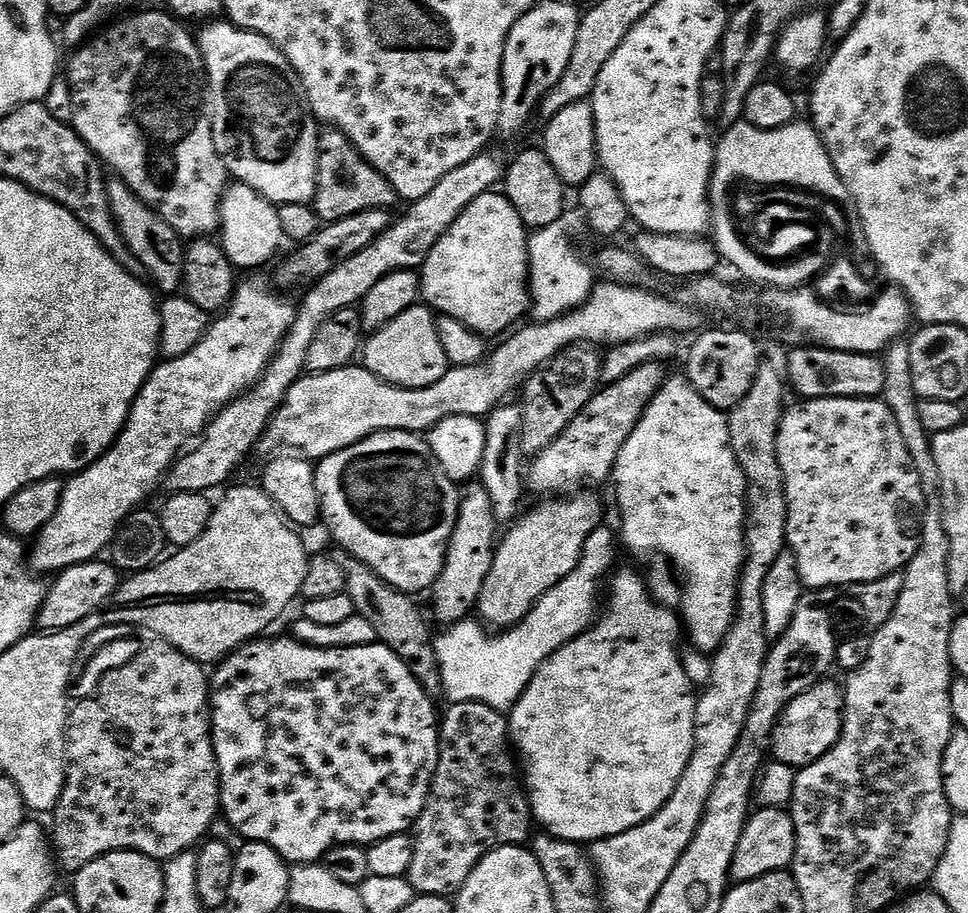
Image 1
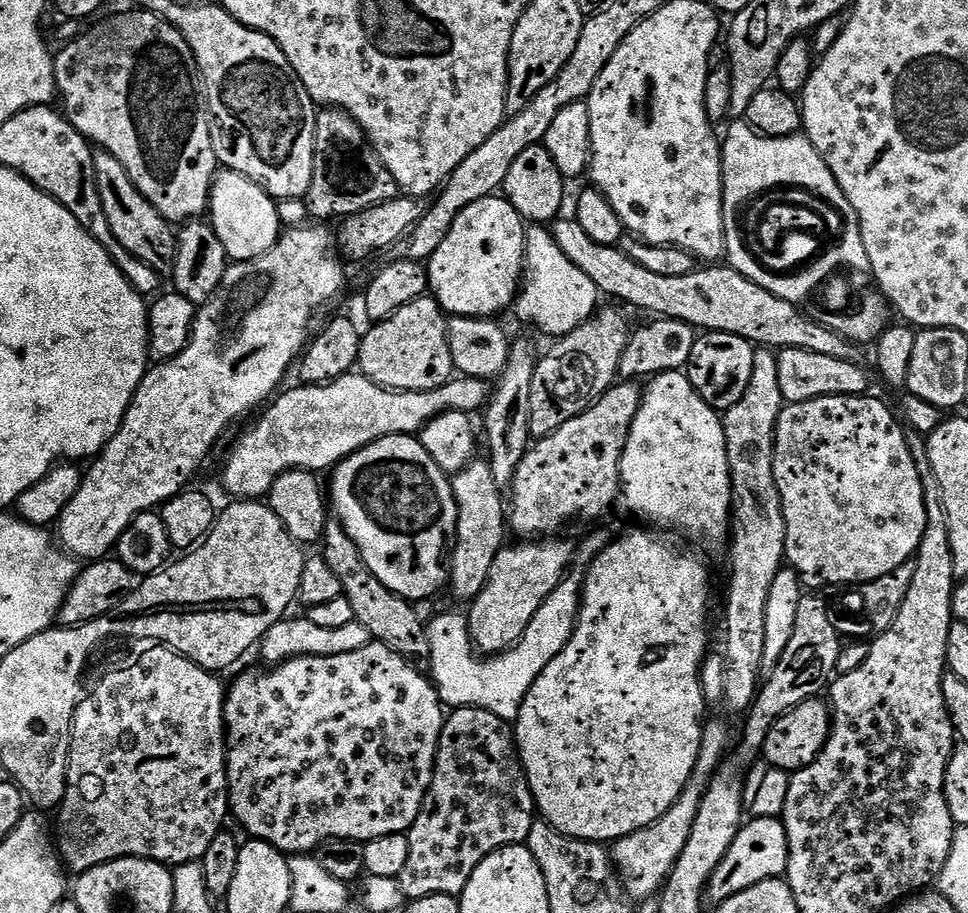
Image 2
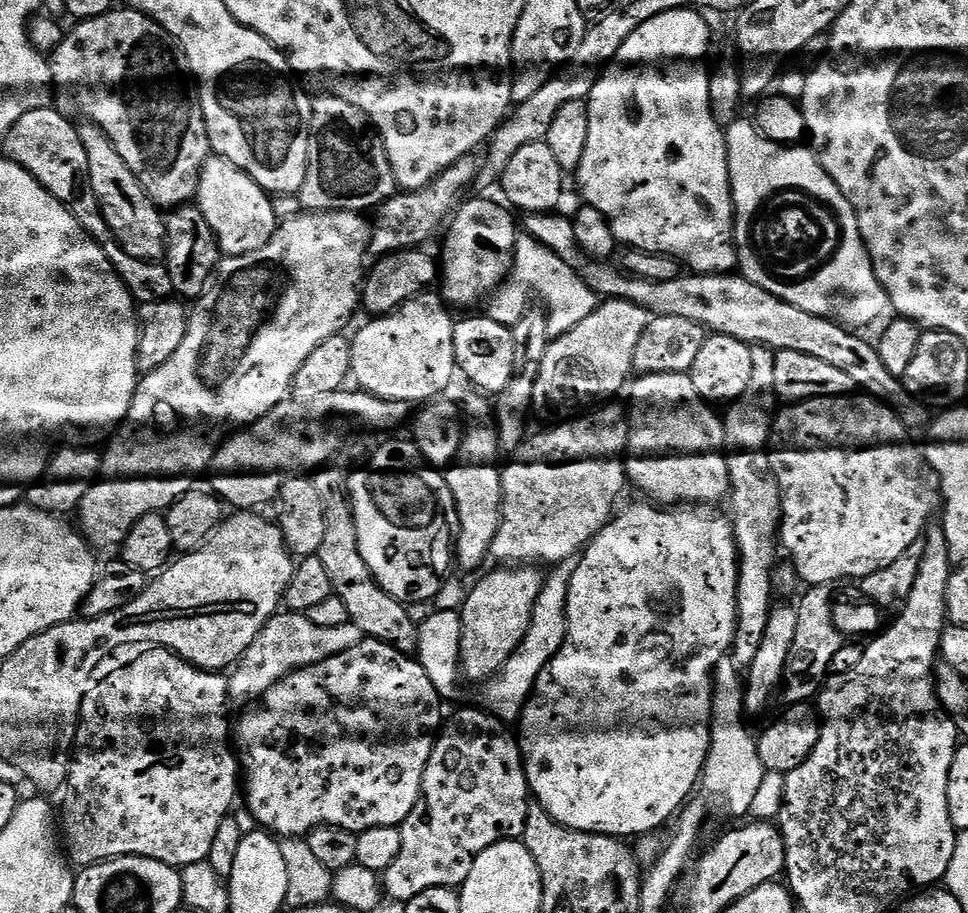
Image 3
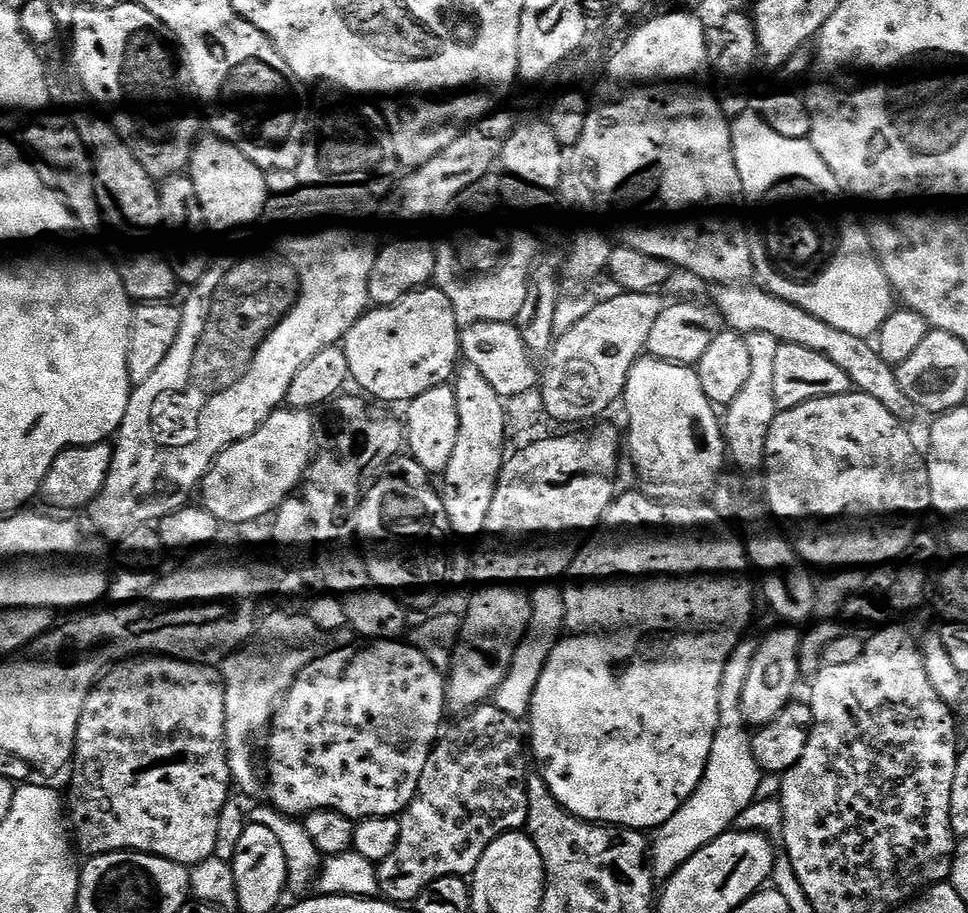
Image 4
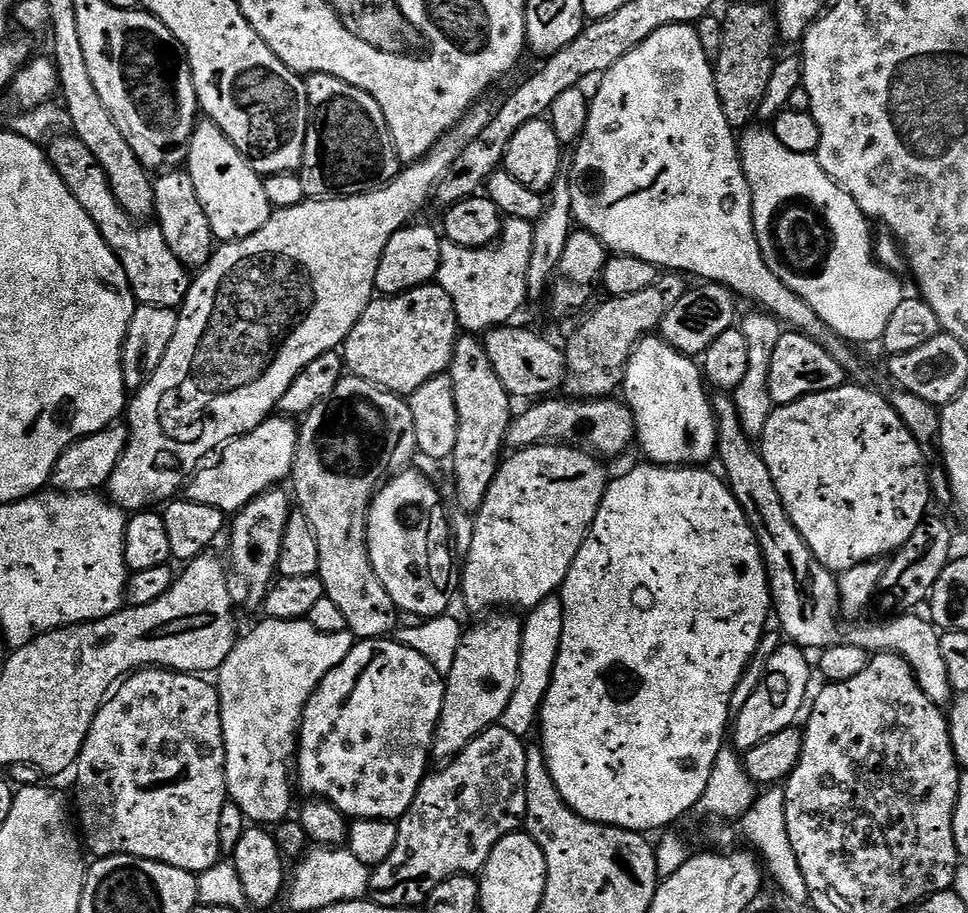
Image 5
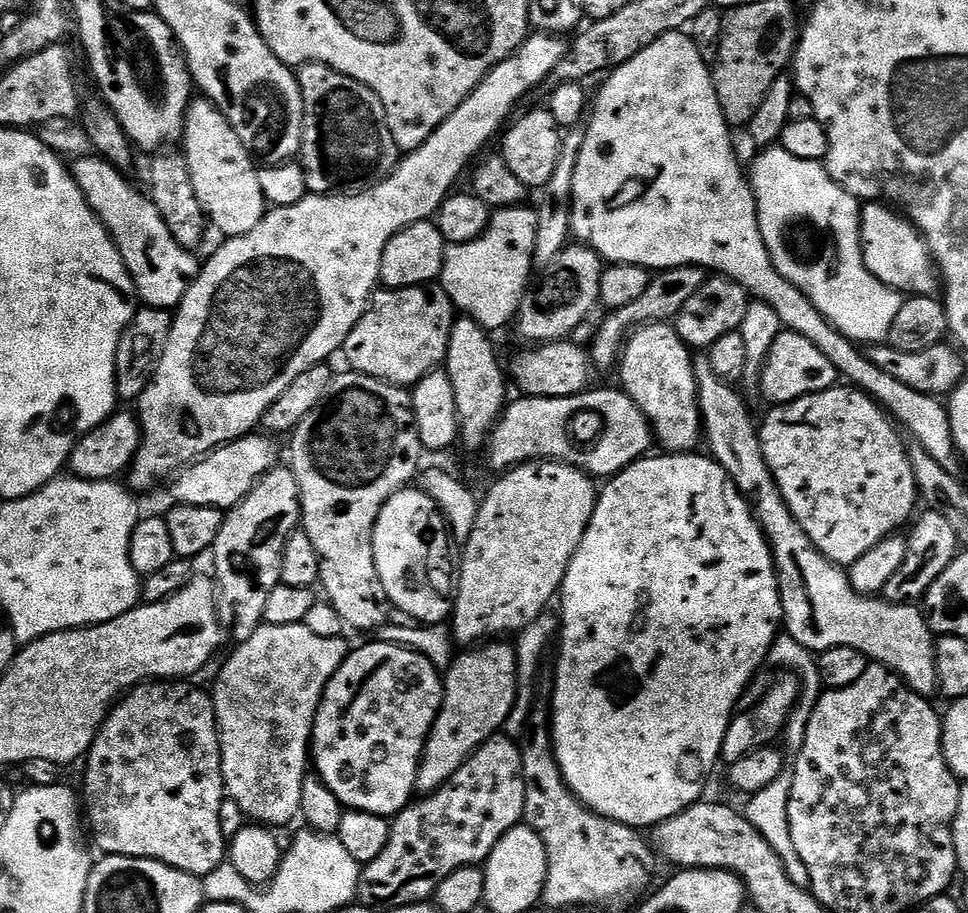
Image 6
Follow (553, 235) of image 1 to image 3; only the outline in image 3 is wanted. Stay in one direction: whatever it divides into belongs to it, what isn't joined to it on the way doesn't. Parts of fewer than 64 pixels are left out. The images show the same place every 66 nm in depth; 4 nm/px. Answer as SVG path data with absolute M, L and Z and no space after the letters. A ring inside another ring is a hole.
M522 234L517 237L515 258L508 279L492 293L486 304L486 314L494 322L513 325L522 318L522 314L530 307L532 295L540 296L540 301L548 313L547 333L553 339L568 333L588 318L600 303L597 291L588 284L585 277L555 254L547 246L542 245L534 237Z

